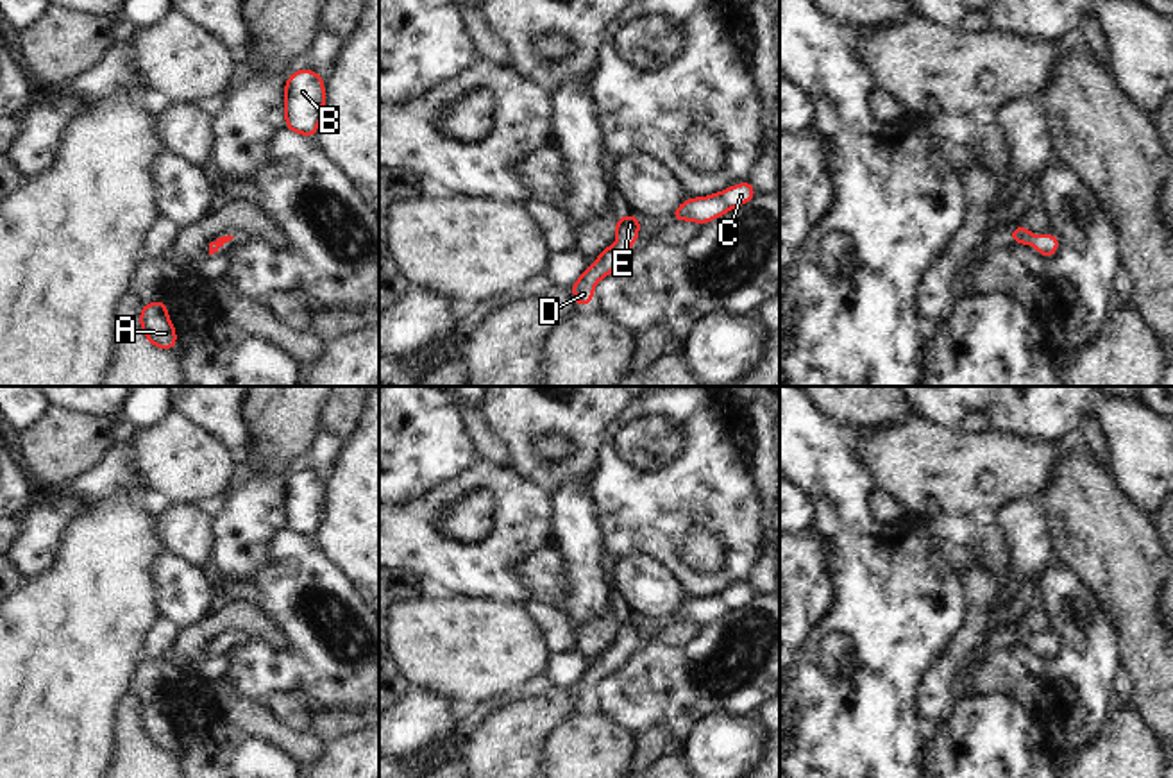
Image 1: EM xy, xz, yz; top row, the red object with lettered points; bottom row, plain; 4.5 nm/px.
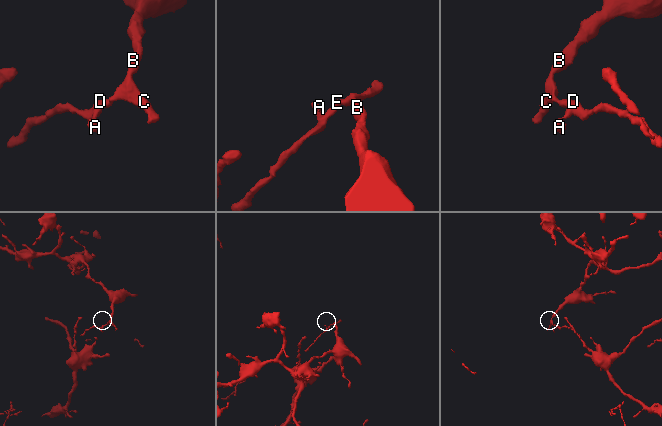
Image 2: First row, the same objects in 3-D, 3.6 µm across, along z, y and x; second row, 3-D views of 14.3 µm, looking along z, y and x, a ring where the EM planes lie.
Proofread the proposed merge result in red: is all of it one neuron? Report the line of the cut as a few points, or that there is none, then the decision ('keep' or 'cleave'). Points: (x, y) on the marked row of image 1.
no cut; keep

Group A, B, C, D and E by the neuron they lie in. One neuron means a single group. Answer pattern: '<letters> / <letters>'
A B C D E

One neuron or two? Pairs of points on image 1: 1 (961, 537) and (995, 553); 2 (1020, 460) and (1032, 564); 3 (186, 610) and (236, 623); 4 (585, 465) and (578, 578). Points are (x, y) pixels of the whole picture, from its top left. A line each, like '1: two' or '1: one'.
1: one
2: two
3: two
4: two

